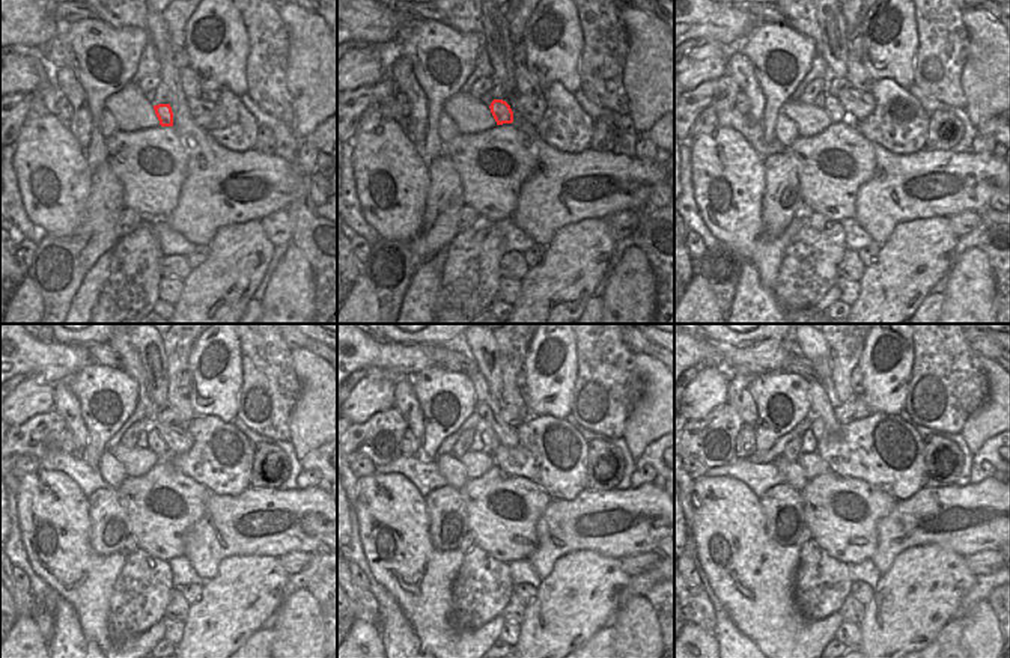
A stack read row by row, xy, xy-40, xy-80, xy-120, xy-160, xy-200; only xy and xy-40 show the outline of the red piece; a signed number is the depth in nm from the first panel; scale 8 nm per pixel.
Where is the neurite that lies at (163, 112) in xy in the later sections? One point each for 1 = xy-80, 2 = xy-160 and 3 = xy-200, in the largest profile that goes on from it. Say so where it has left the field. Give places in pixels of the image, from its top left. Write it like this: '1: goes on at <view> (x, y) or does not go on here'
1: goes on at xy-80 (836, 112)
2: goes on at xy-160 (491, 441)
3: goes on at xy-200 (818, 426)

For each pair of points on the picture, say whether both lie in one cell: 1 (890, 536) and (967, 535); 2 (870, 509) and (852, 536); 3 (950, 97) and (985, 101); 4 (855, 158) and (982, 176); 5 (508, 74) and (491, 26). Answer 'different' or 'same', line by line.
1: same
2: same
3: different
4: different
5: same

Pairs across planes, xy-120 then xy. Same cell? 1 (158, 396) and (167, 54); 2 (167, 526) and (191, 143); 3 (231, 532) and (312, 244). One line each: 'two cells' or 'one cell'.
1: one cell
2: two cells
3: two cells

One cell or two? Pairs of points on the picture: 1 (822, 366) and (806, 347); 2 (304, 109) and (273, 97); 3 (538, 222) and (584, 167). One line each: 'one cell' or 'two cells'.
1: one cell
2: two cells
3: one cell

